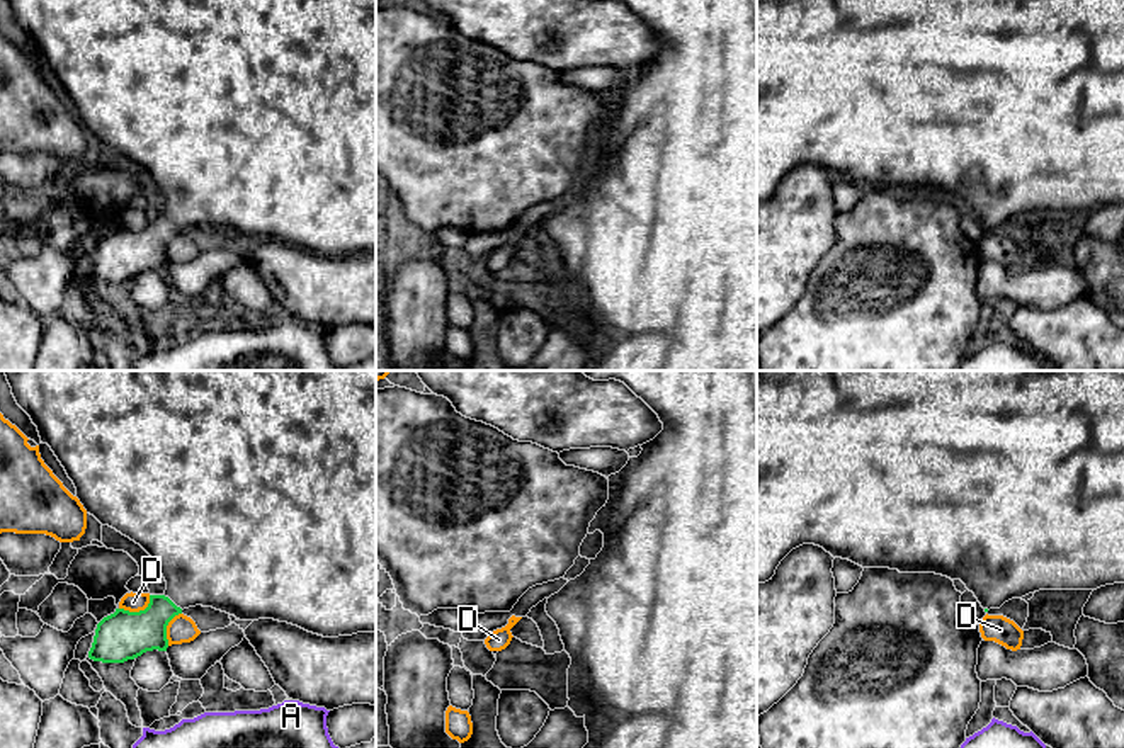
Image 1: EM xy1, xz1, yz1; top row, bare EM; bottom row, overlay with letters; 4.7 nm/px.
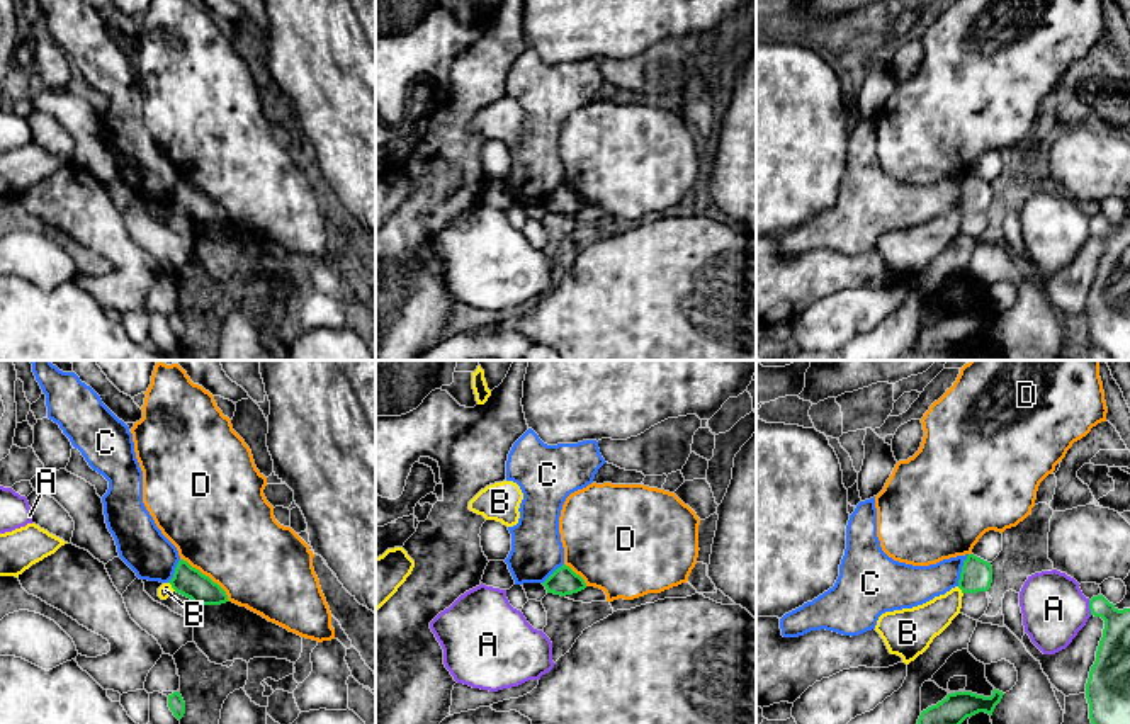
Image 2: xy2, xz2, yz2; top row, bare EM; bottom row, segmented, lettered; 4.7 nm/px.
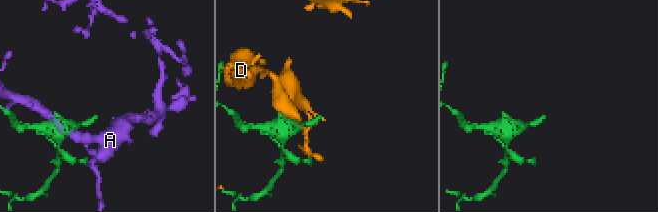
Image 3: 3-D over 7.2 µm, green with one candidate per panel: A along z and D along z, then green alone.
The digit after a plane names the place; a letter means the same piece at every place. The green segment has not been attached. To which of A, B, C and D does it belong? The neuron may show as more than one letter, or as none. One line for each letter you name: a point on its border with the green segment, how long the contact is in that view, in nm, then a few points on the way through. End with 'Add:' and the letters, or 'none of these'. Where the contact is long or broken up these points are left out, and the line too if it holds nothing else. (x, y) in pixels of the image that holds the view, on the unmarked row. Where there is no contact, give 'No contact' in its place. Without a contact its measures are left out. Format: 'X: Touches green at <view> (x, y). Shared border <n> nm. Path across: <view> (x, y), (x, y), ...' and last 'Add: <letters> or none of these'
Add: none of these

